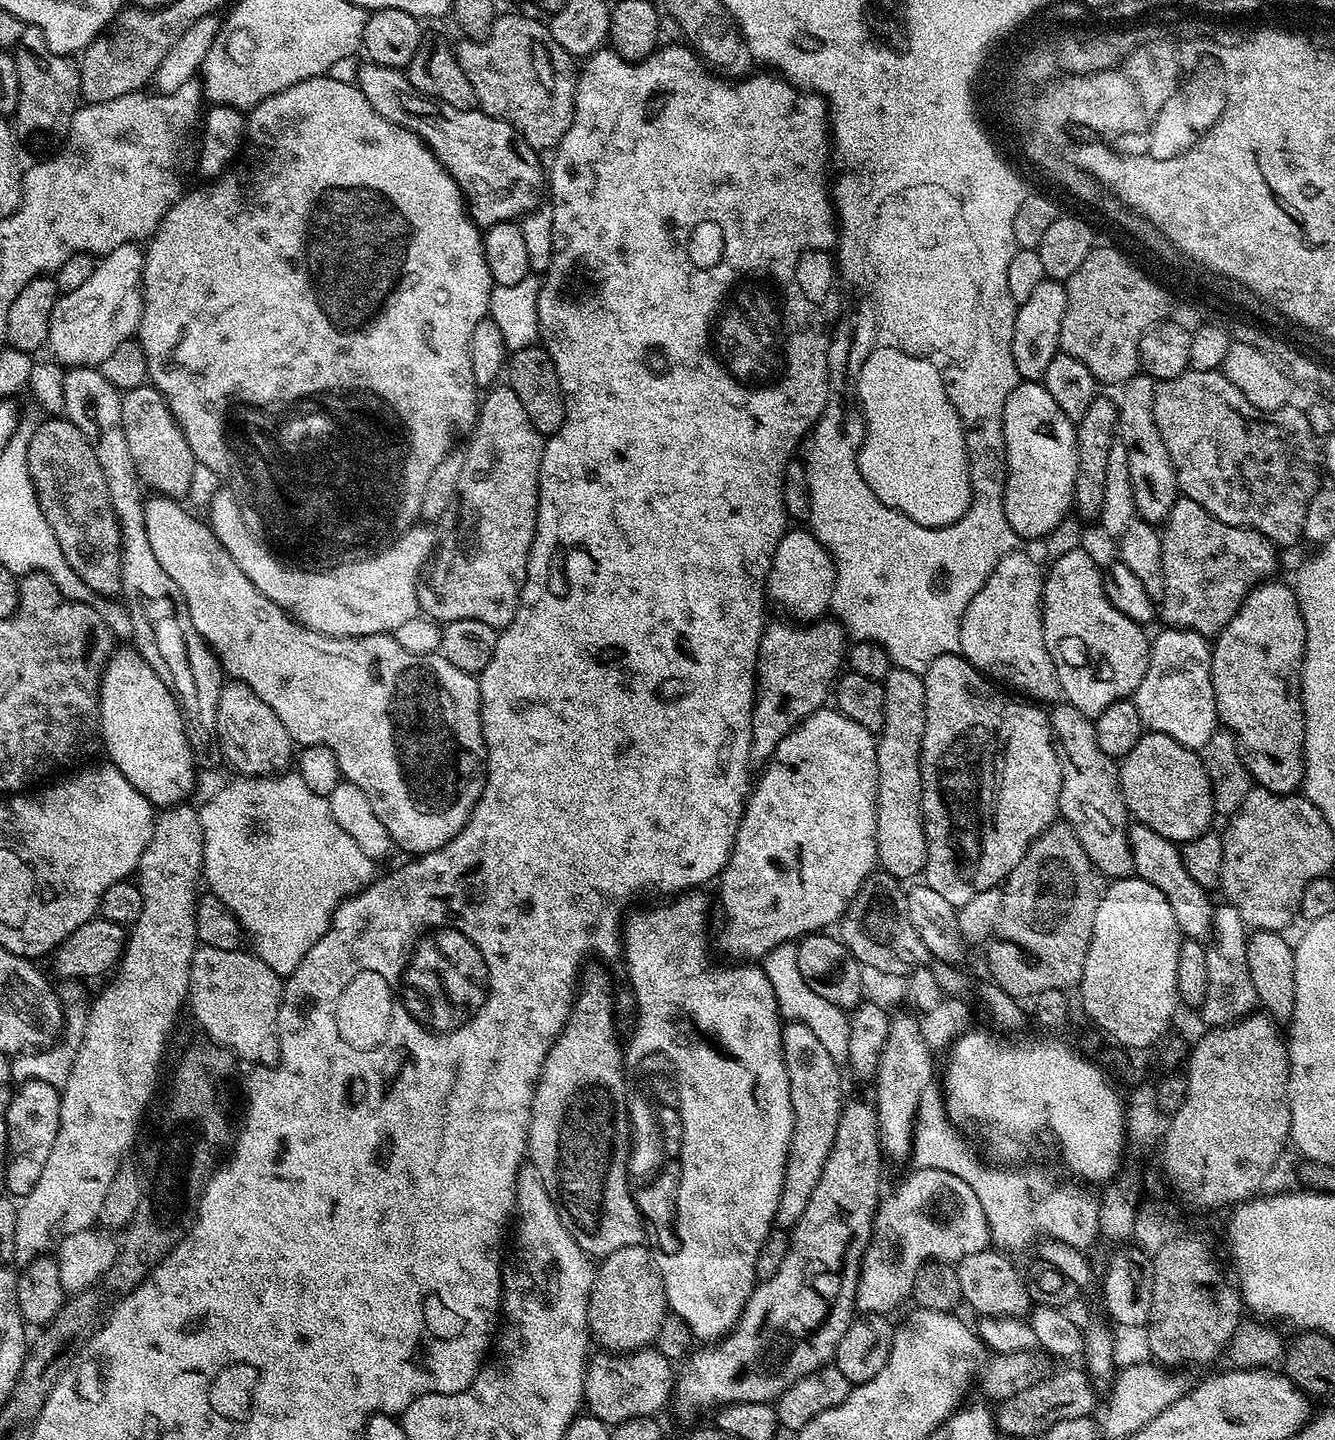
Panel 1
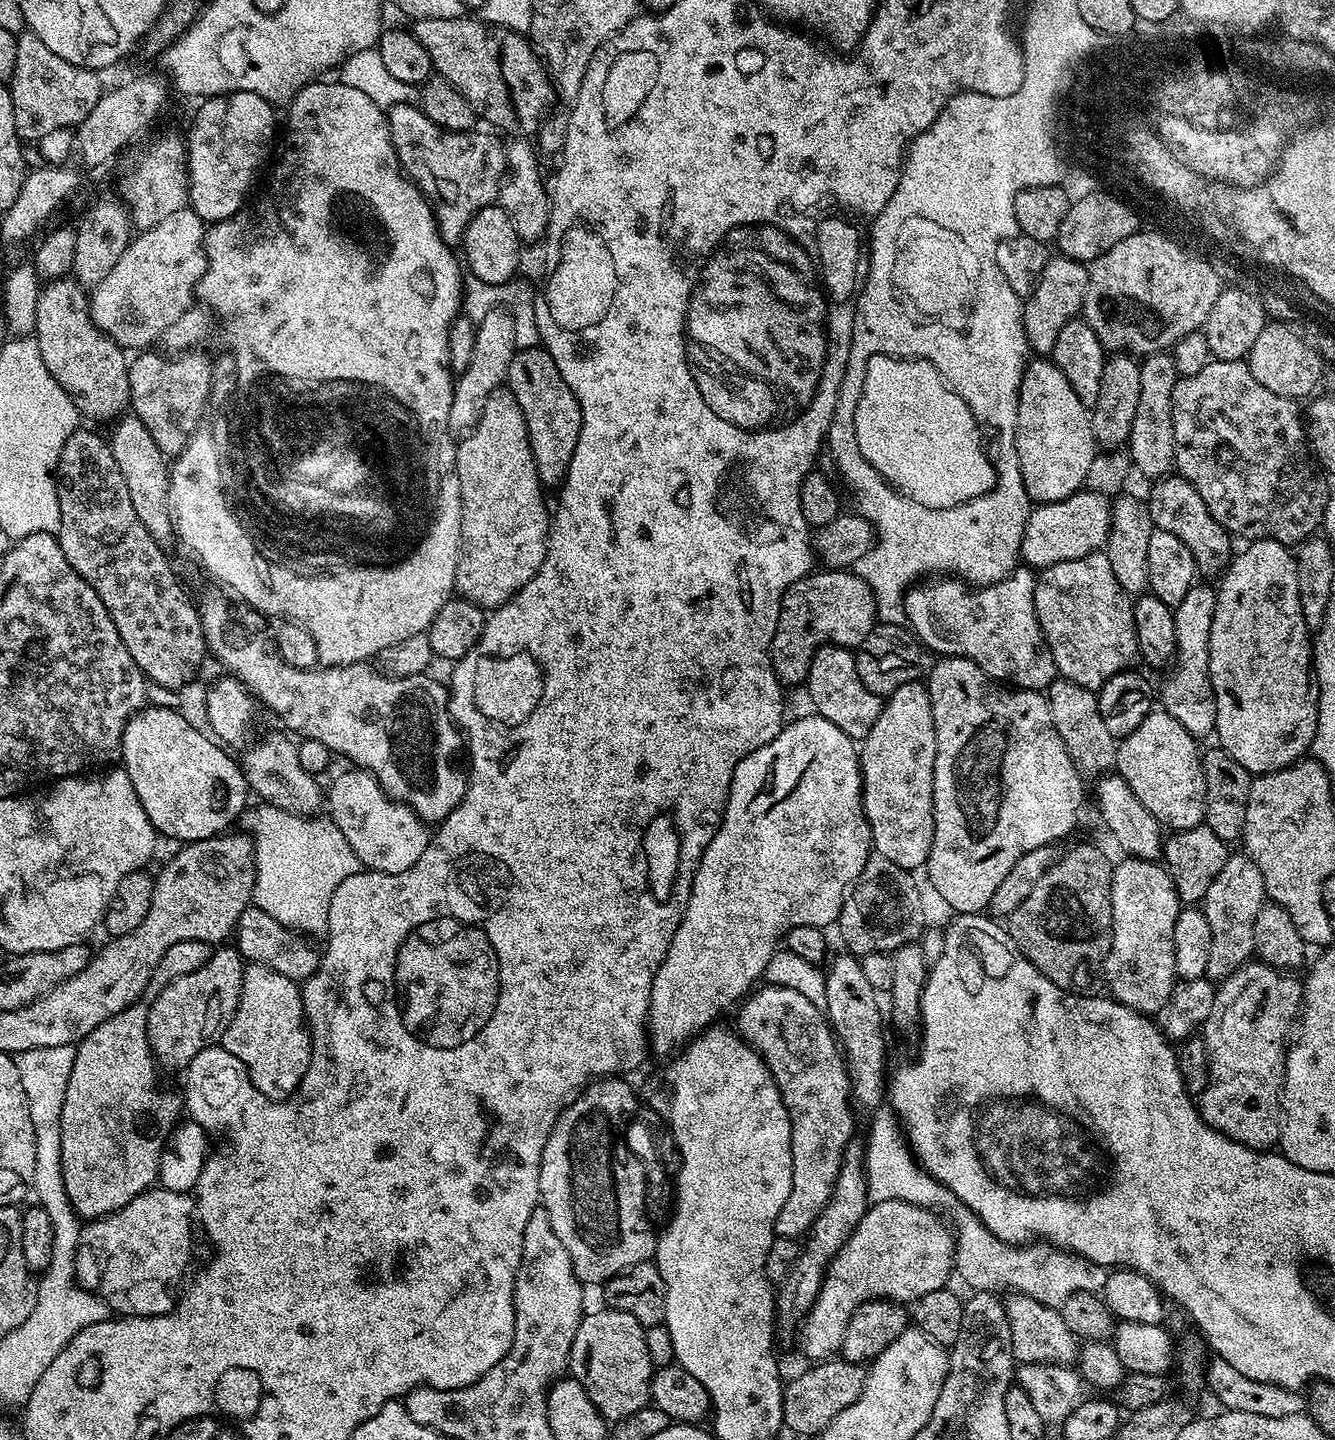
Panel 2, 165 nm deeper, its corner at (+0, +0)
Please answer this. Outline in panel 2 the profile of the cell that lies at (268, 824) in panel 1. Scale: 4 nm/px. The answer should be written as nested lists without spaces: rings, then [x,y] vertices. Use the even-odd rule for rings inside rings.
[[[257,803],[257,808],[249,807],[242,817],[243,831],[252,842],[256,881],[252,891],[252,904],[266,910],[270,918],[278,918],[282,926],[292,928],[309,938],[327,937],[330,918],[330,898],[346,878],[362,871],[358,854],[350,850],[350,842],[342,838],[342,830],[331,819],[318,820],[315,815],[296,815],[284,809],[275,808],[270,803]]]

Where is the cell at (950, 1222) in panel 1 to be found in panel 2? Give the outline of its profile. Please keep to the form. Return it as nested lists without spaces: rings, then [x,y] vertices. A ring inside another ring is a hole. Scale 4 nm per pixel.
[[[900,1200],[869,1207],[840,1253],[828,1263],[818,1298],[798,1325],[800,1352],[808,1362],[826,1361],[839,1353],[846,1322],[867,1300],[890,1300],[908,1306],[953,1279],[953,1229],[936,1215],[931,1208]]]

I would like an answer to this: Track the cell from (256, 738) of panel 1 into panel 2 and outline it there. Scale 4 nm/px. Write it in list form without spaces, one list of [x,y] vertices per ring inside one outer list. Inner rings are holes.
[[[285,733],[270,734],[257,746],[251,745],[244,758],[240,760],[249,791],[256,793],[261,801],[275,808],[284,809],[296,815],[315,815],[324,804],[324,790],[319,779],[312,776],[298,761],[297,743]],[[283,734],[283,735],[282,735]],[[288,738],[288,739],[287,739]],[[254,746],[254,747],[253,747]]]

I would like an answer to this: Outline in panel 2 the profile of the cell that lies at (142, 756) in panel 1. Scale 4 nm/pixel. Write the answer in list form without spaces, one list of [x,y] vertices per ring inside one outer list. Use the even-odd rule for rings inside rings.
[[[145,706],[128,719],[122,734],[120,760],[122,771],[134,782],[134,794],[138,794],[138,802],[142,802],[142,810],[146,810],[146,818],[155,824],[157,833],[179,842],[191,842],[227,833],[231,829],[228,827],[235,820],[237,823],[246,811],[249,786],[241,765],[232,761],[228,752],[231,751],[221,747],[211,735],[186,722],[177,709]]]

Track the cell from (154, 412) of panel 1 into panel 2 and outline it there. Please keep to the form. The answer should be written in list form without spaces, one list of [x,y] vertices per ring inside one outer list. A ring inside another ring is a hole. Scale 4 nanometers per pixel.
[[[144,350],[128,365],[131,411],[150,430],[154,446],[165,457],[175,458],[188,445],[193,432],[201,427],[204,407],[208,404],[208,383],[212,380],[212,364],[200,350],[180,355],[165,355],[156,350]]]

